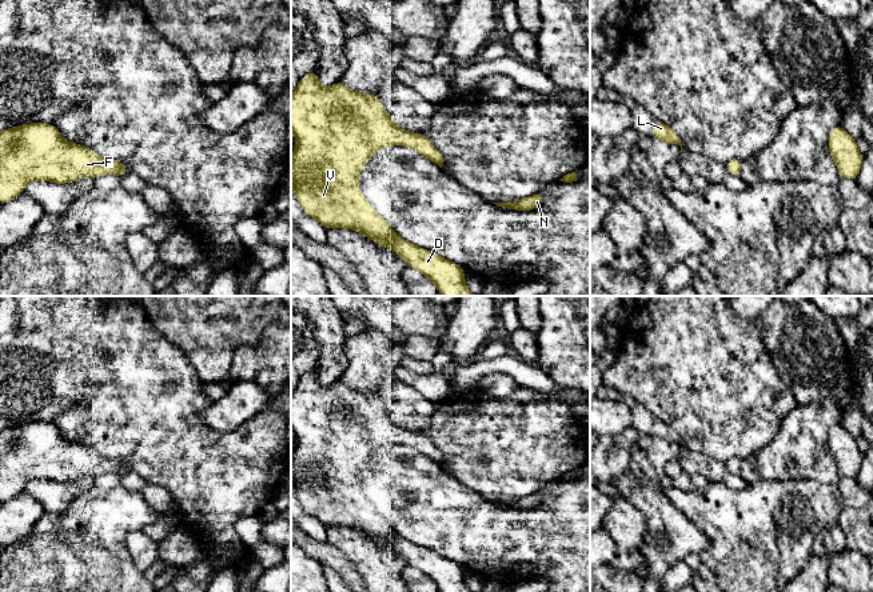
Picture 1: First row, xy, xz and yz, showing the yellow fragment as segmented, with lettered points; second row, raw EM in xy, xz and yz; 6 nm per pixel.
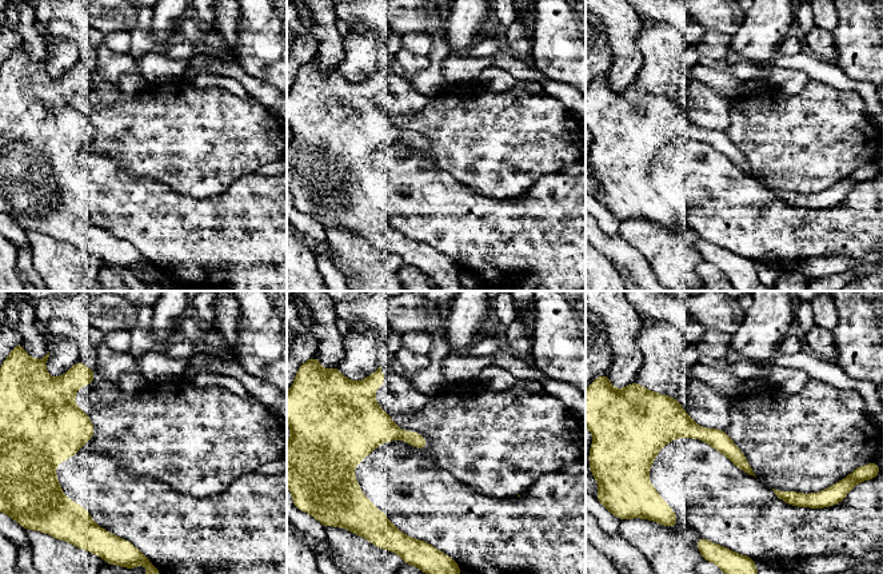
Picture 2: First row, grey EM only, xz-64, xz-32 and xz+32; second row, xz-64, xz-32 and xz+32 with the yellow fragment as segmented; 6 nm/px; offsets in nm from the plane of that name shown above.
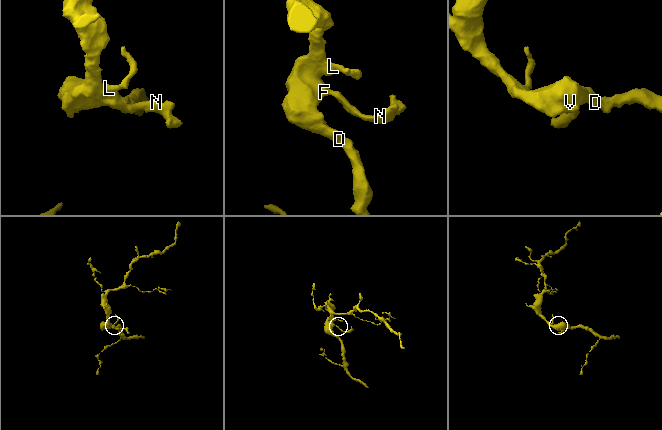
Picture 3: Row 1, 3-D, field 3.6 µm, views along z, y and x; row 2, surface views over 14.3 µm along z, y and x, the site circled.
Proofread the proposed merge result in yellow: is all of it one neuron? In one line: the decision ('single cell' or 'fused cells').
single cell

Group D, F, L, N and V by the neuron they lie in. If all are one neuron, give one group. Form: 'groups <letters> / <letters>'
groups D F L N V

